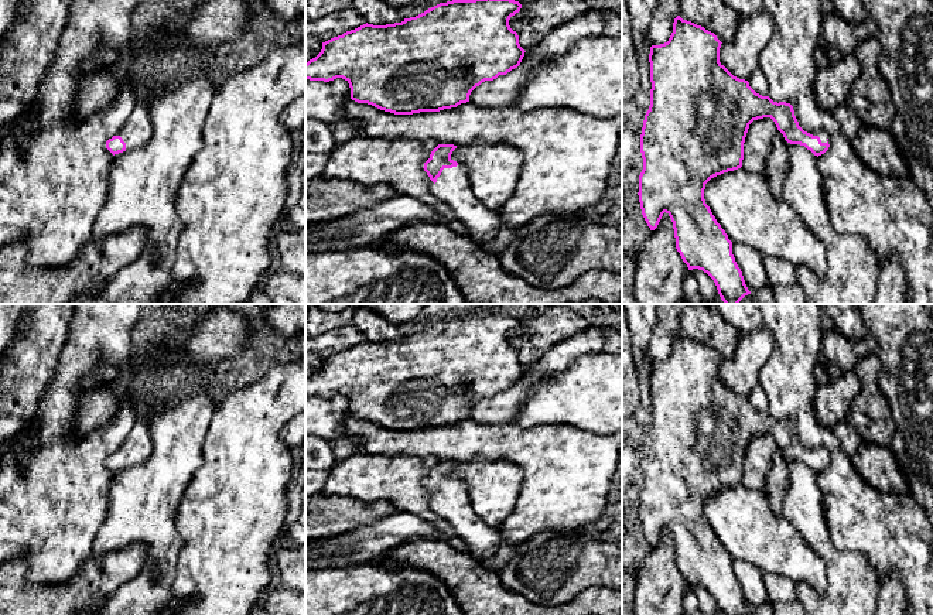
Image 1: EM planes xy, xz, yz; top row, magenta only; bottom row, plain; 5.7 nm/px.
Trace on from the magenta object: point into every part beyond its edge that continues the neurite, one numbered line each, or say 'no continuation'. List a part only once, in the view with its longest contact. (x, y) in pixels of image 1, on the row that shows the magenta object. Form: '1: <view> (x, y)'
1: xz (453, 187)

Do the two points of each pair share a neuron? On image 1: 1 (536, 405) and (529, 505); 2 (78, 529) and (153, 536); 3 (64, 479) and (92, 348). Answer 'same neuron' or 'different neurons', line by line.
1: different neurons
2: different neurons
3: same neuron

